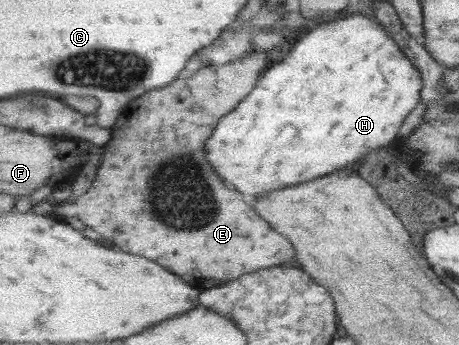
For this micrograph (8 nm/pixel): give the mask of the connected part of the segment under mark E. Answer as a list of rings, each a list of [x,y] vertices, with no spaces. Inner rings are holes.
[[[255,48],[243,58],[217,68],[201,68],[193,78],[147,92],[125,106],[119,124],[112,129],[115,132],[106,135],[109,138],[113,134],[113,140],[104,142],[107,152],[93,188],[77,198],[75,204],[57,206],[56,213],[63,218],[77,218],[103,238],[125,246],[121,250],[145,254],[145,258],[165,264],[165,268],[199,290],[223,286],[247,272],[293,260],[295,248],[291,242],[273,230],[243,200],[241,192],[227,188],[205,158],[205,140],[211,138],[219,120],[253,92],[267,64],[271,64],[264,49]],[[101,182],[105,182],[105,194]],[[195,222],[201,224],[195,226]],[[197,278],[203,282],[193,284]]]

